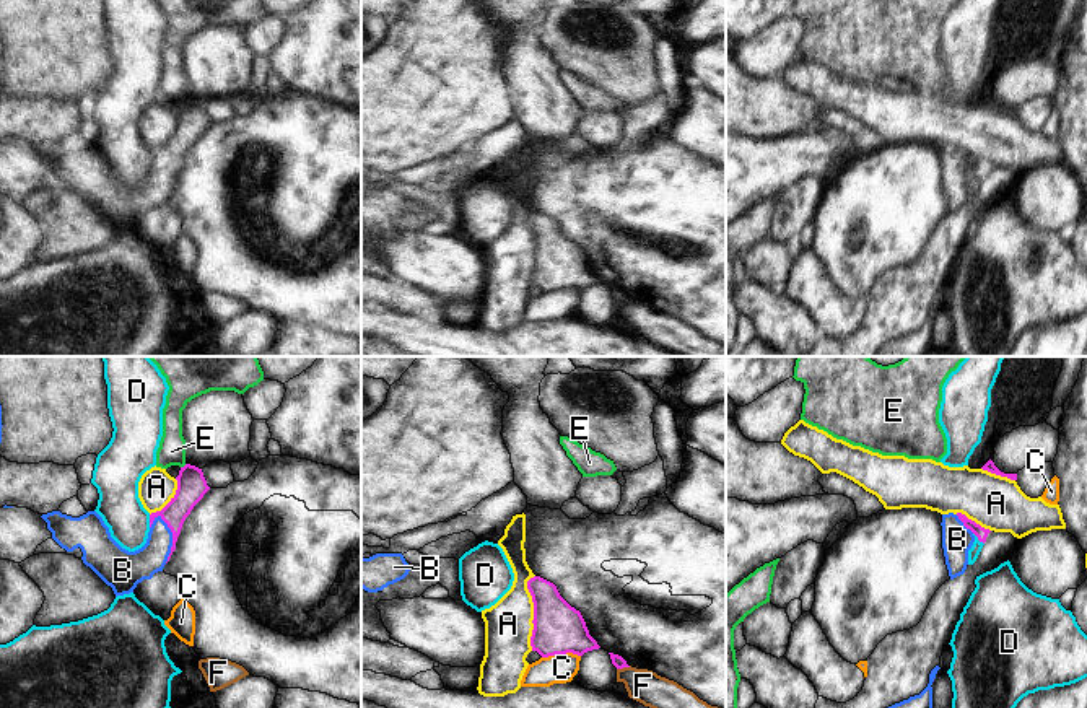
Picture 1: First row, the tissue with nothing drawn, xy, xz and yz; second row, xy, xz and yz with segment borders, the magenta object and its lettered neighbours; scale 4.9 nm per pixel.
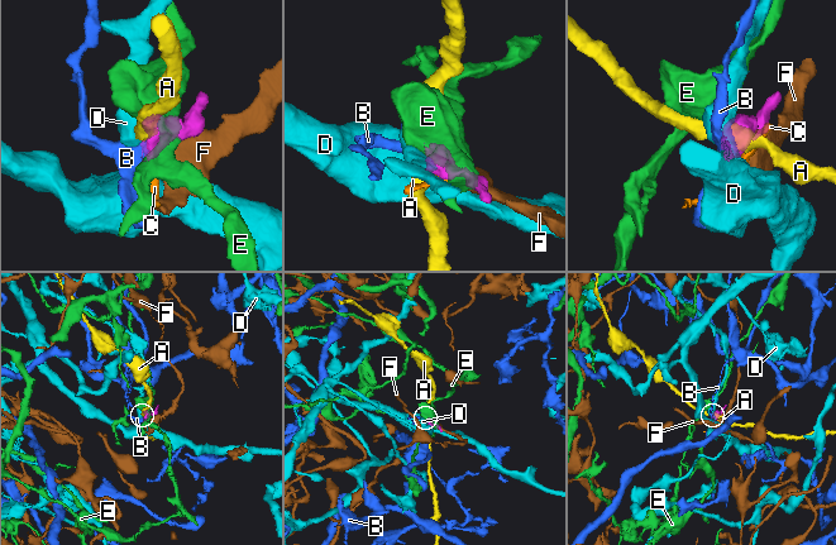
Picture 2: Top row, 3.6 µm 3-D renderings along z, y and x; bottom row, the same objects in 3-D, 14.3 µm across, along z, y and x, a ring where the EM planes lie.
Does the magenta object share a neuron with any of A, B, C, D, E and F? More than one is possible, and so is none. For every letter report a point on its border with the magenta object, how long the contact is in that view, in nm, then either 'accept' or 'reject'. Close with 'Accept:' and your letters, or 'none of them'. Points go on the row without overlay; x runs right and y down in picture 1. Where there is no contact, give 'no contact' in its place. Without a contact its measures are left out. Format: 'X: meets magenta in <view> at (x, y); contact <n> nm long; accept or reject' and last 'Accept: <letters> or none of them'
A: meets magenta in xz at (534, 248); contact 380 nm long; reject
B: meets magenta in xy at (173, 174); contact 240 nm long; accept
C: meets magenta in xz at (560, 288); contact 190 nm long; reject
D: meets magenta in xy at (150, 157); contact 60 nm long; reject
E: meets magenta in xy at (184, 101); contact 40 nm long; reject
F: meets magenta in xz at (624, 301); contact 70 nm long; reject
Accept: B

